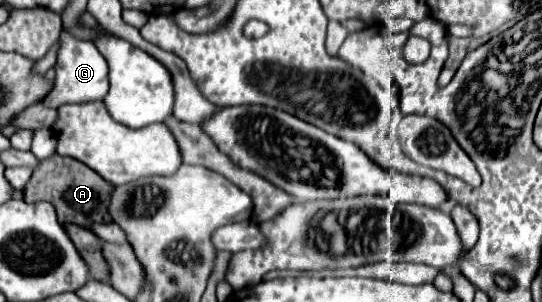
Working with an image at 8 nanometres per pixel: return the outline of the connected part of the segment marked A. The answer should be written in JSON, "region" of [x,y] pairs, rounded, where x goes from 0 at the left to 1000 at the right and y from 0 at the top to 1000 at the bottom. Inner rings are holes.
{"region":[[[103,513],[89,533],[74,533],[74,560],[63,566],[59,599],[52,599],[52,626],[44,626],[44,666],[48,672],[70,672],[89,666],[100,679],[107,705],[107,732],[114,745],[140,738],[148,752],[166,758],[170,738],[207,738],[207,712],[199,699],[203,685],[203,646],[210,632],[210,613],[188,593],[177,566],[159,553],[155,540]]]}

